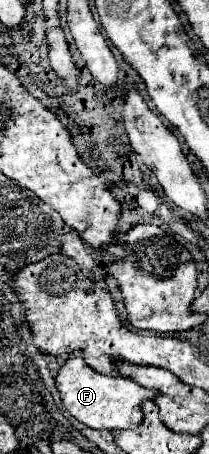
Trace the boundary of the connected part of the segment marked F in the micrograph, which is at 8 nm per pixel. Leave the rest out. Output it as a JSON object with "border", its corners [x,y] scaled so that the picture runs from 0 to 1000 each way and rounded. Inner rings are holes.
{"border":[[[354,775],[316,802],[287,811],[268,828],[268,850],[297,872],[306,894],[325,907],[383,925],[392,934],[459,943],[459,947],[612,947],[612,943],[660,943],[679,934],[679,899],[670,885],[689,881],[737,881],[746,863],[660,850],[641,837],[612,837],[593,828],[536,833],[498,828],[459,815],[440,815],[402,797],[392,775]]]}

